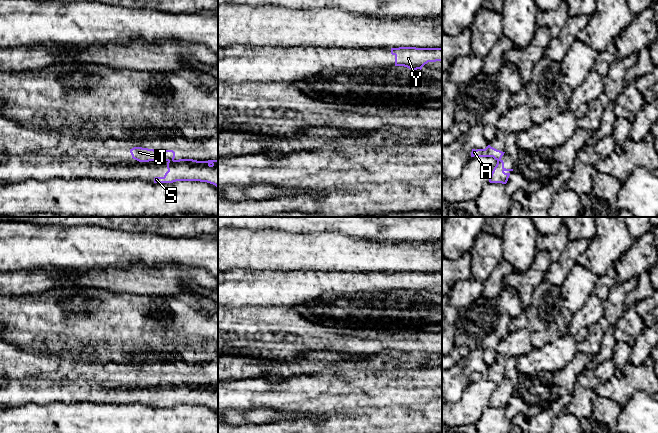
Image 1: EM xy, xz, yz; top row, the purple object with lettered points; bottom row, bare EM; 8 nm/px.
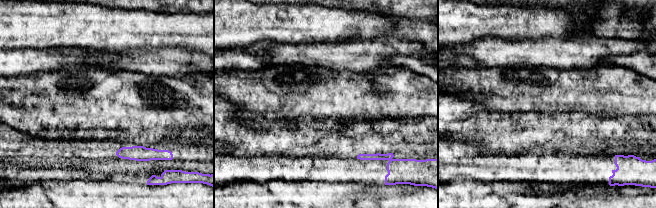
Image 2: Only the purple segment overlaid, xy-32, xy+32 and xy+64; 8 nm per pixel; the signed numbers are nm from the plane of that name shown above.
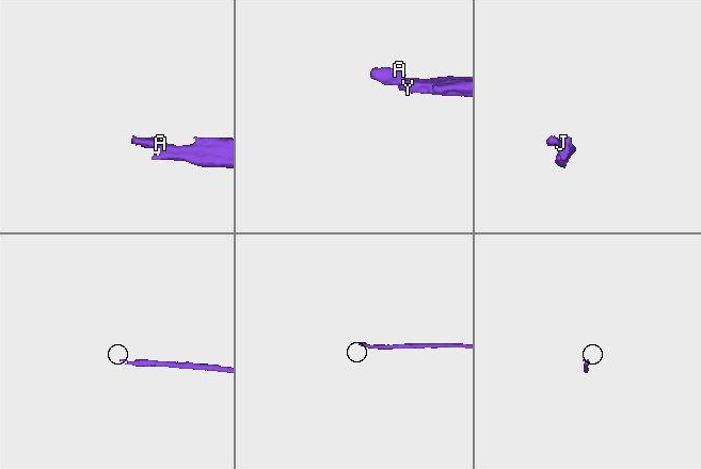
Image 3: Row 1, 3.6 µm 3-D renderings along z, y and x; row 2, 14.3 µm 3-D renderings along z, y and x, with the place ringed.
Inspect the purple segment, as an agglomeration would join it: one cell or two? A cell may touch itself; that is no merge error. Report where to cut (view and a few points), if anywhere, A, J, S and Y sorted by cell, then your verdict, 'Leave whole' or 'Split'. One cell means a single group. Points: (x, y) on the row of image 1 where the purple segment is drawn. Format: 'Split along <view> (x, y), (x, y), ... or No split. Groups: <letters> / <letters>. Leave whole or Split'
Split along xy (173, 159), (168, 161). Groups: A J / S Y. Split

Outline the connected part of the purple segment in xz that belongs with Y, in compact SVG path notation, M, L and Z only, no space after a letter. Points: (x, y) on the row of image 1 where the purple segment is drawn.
M391 48L395 56L395 66L404 66L412 70L422 69L428 62L442 61L442 48Z

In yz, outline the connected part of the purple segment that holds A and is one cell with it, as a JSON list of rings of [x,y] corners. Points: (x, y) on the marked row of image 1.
[[[488,145],[485,149],[472,149],[471,157],[493,157],[495,160],[501,160],[502,156],[505,152],[497,150],[490,145]]]

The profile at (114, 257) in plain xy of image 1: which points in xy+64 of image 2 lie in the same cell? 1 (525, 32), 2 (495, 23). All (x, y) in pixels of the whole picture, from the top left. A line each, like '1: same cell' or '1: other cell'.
1: same cell
2: same cell

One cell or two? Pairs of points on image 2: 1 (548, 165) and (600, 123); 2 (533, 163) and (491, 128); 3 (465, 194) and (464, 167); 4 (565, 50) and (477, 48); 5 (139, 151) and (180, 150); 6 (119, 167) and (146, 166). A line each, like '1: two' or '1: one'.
1: two
2: two
3: two
4: one
5: one
6: one

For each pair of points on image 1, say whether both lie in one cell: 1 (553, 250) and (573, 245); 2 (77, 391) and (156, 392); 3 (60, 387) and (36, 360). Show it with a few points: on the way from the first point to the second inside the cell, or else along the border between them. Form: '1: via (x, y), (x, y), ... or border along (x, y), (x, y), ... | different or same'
1: border along (569, 240), (565, 248) | different
2: via (97, 392), (136, 393) | same
3: border along (35, 377), (46, 379) | different

